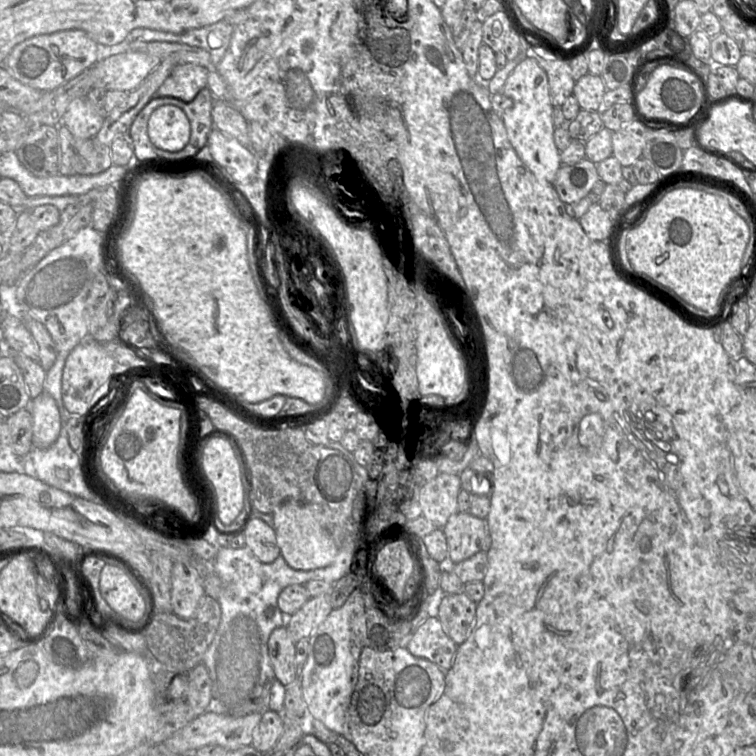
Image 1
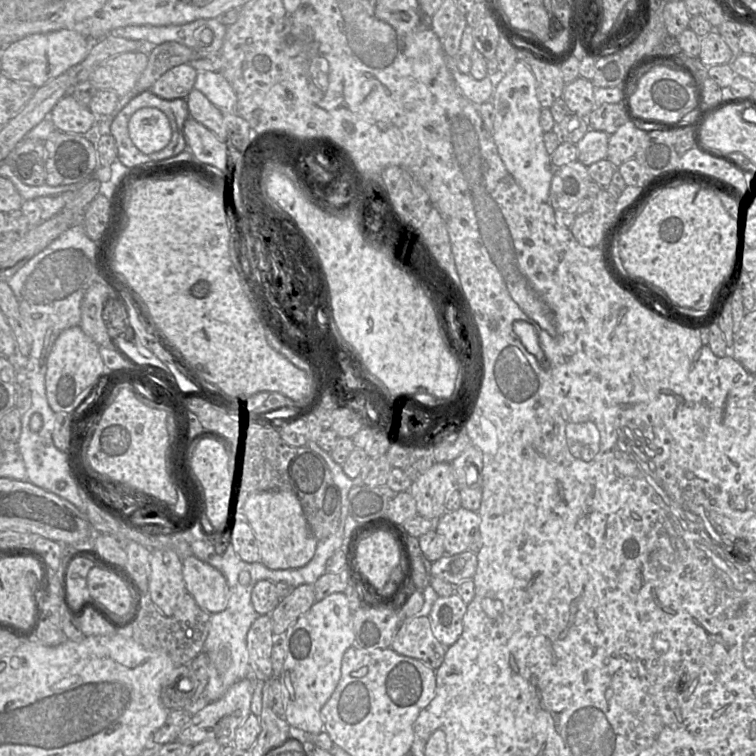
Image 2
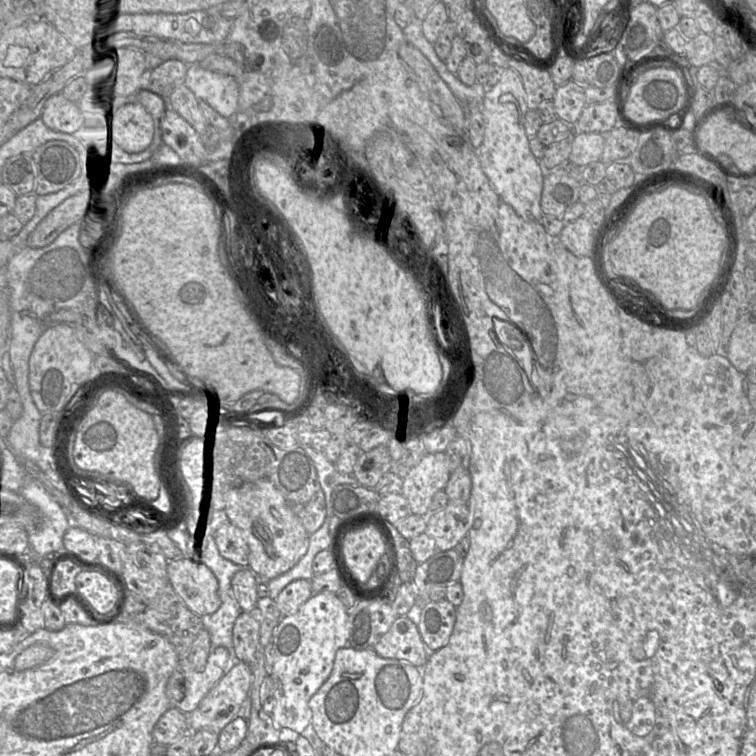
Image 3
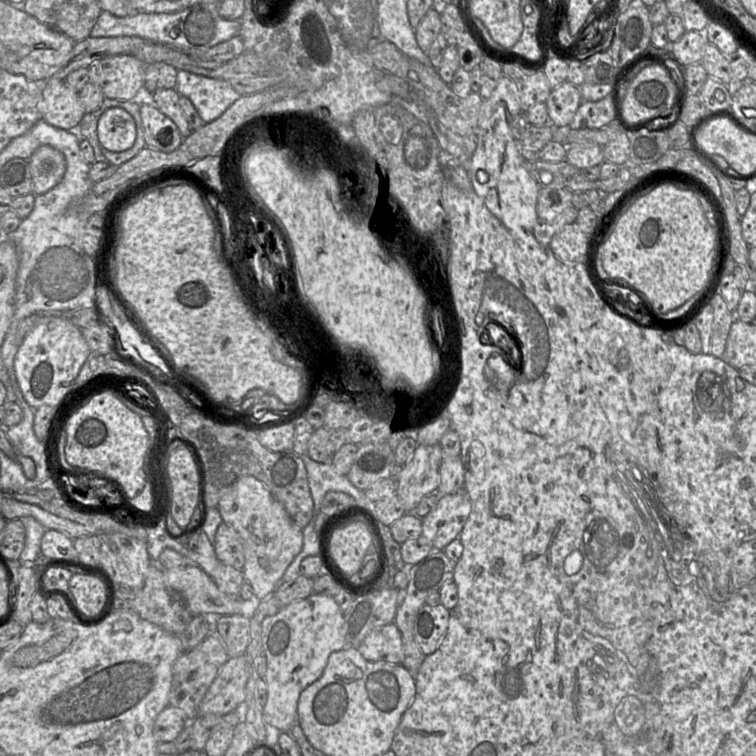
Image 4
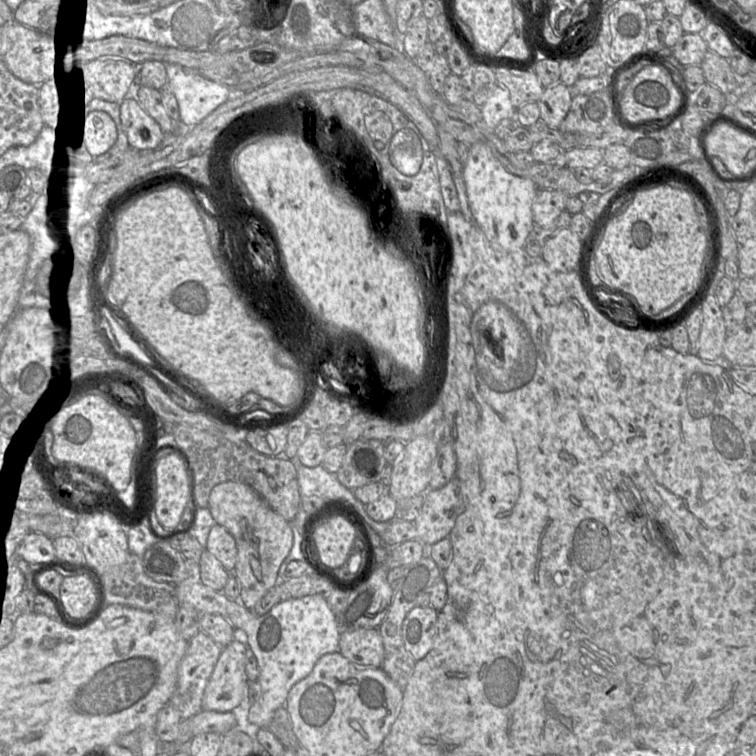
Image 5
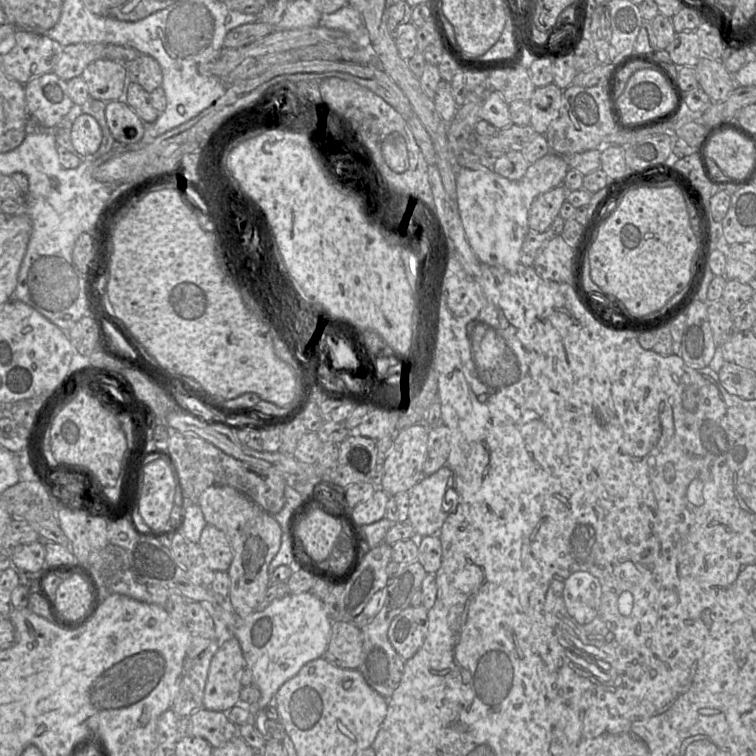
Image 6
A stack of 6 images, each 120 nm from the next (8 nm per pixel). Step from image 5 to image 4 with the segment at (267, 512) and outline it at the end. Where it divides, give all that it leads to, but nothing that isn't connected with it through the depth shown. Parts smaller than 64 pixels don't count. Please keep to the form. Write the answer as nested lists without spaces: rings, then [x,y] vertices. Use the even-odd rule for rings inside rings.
[[[243,476],[228,487],[218,502],[223,523],[231,526],[242,540],[243,575],[254,596],[264,600],[280,584],[286,569],[303,547],[302,528],[290,518],[267,487],[252,476]]]

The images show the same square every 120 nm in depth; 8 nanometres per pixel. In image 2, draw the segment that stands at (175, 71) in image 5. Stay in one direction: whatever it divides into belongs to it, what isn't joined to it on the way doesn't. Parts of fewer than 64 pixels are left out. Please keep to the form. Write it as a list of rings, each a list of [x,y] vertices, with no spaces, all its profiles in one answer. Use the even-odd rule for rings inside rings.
[[[197,71],[194,89],[200,91],[214,106],[223,113],[236,112],[236,94],[221,72]]]

